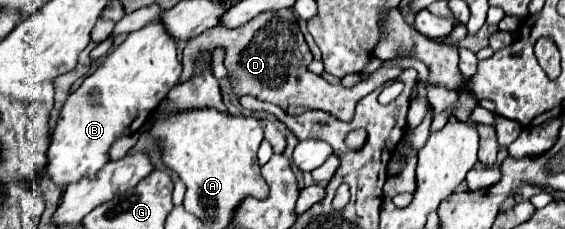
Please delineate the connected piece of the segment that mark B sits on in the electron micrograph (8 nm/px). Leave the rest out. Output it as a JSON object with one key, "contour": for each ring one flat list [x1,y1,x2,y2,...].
{"contour":[[159,20,127,34,125,42,109,52,105,62,69,94,47,150,51,180,57,186,67,186,83,176,91,178,95,170,109,162,111,144,119,136,129,134,133,122,139,128,147,122,159,102,177,84,181,70,175,38,171,38]]}

